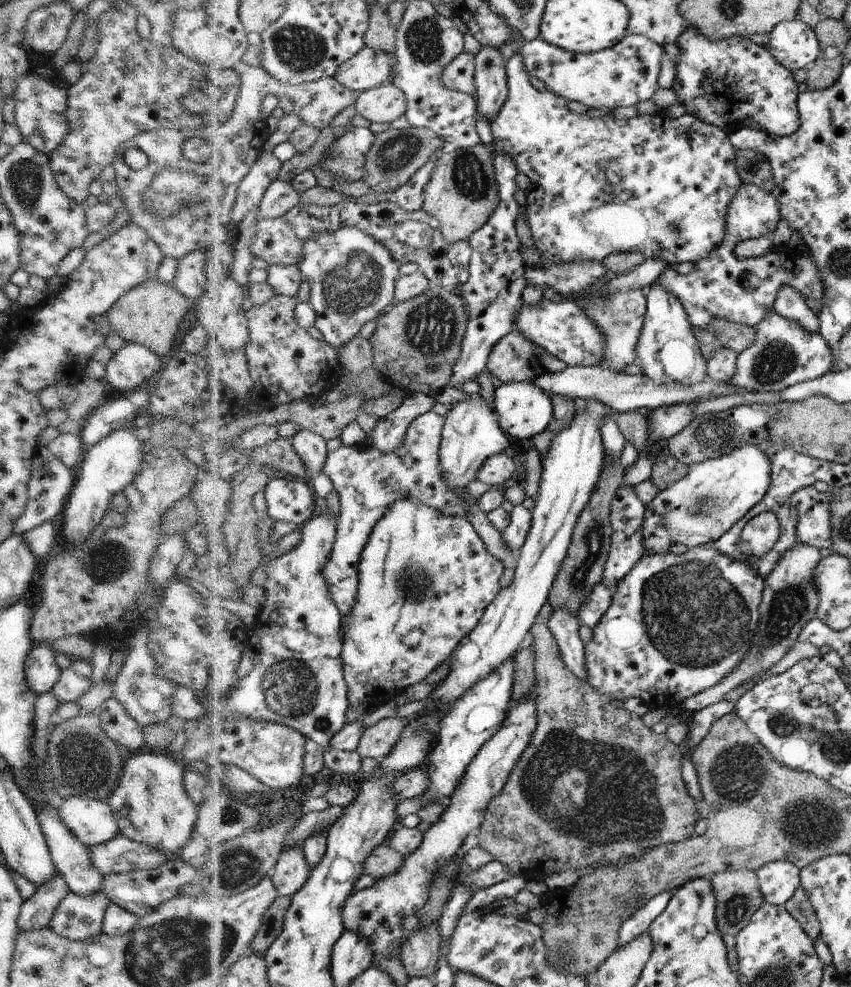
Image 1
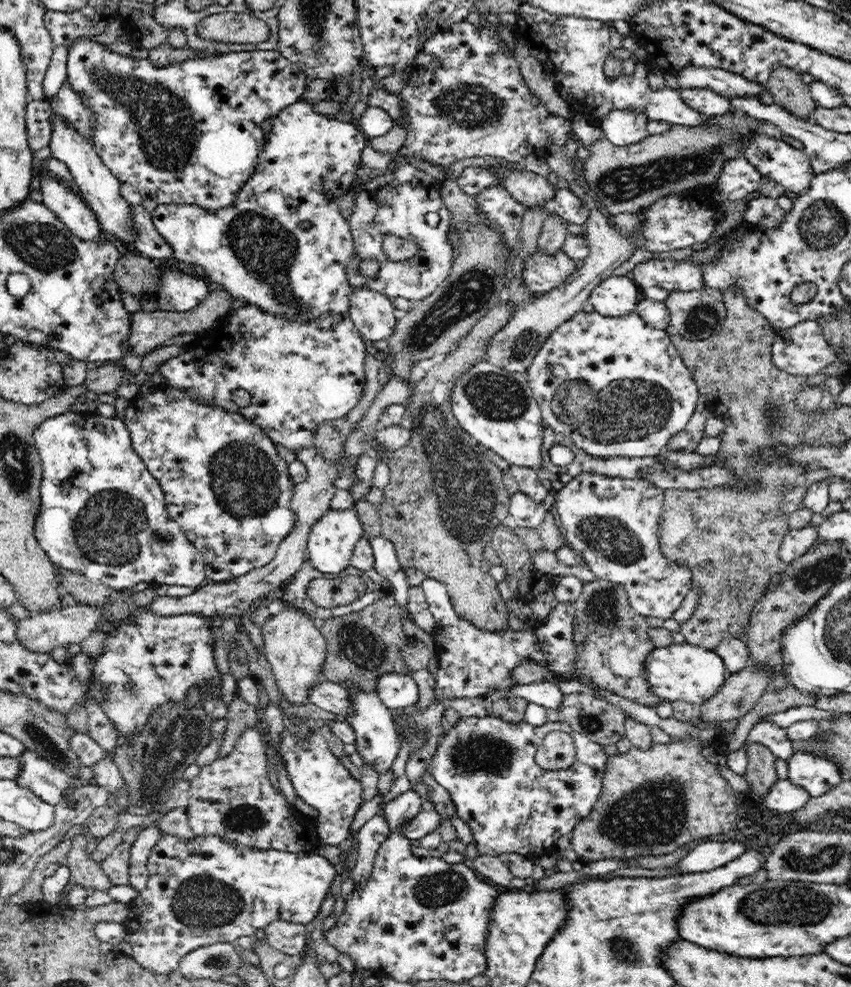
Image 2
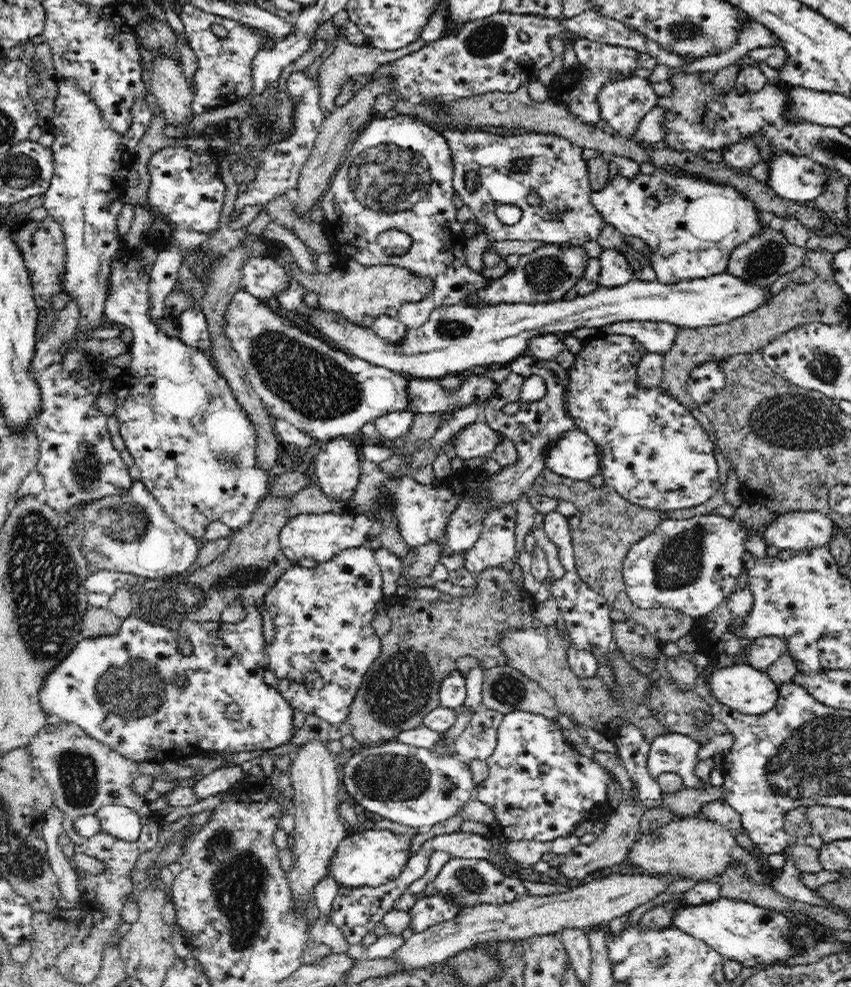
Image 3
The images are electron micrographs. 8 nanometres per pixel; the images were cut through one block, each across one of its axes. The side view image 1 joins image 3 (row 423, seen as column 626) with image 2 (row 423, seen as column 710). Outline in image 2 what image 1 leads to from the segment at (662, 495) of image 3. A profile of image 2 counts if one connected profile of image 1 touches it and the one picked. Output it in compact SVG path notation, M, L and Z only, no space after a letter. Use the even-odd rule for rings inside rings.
M584 311L578 312L575 316L566 320L566 322L558 325L558 328L555 328L548 335L542 348L538 350L525 373L527 374L529 385L533 390L533 398L535 398L538 406L541 407L544 424L548 424L551 429L554 429L554 432L570 437L577 448L584 450L591 457L632 458L654 457L663 454L674 434L680 433L686 424L688 424L695 411L696 401L700 393L698 383L694 380L693 374L685 365L681 354L666 331L651 327L646 321L640 319L640 316L636 312L617 318L606 317L595 311L590 313Z

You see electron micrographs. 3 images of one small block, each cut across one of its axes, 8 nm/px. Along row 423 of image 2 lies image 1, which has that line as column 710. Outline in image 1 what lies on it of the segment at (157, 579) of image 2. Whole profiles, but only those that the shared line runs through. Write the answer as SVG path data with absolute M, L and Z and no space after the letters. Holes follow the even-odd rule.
M689 24L684 34L678 36L675 44L680 49L680 58L675 66L676 76L671 89L689 115L727 132L734 132L754 123L775 138L790 136L800 128L801 115L796 108L798 86L792 74L773 57L766 46L752 42L749 37L738 36L710 42L710 38L706 38L706 34L702 34L700 30L692 28L692 24Z

